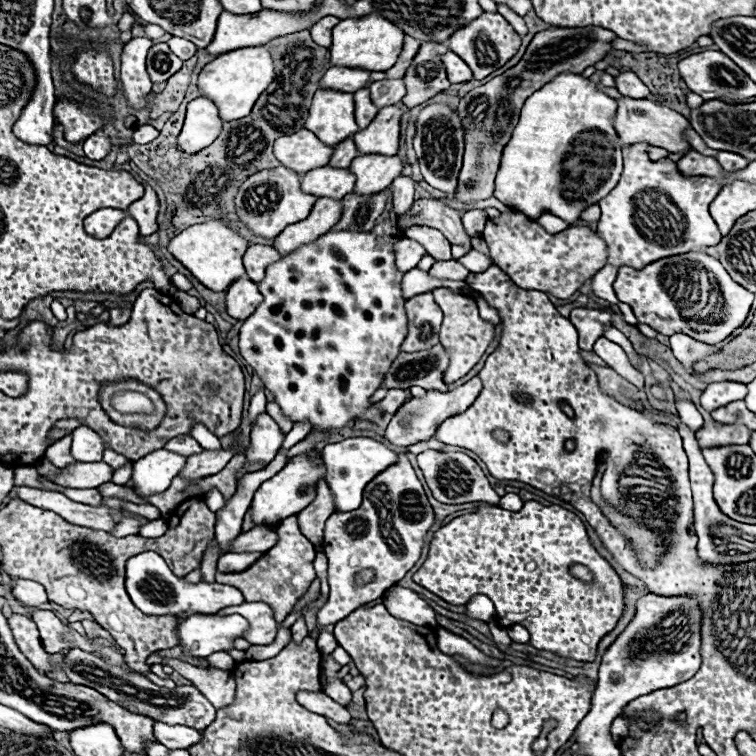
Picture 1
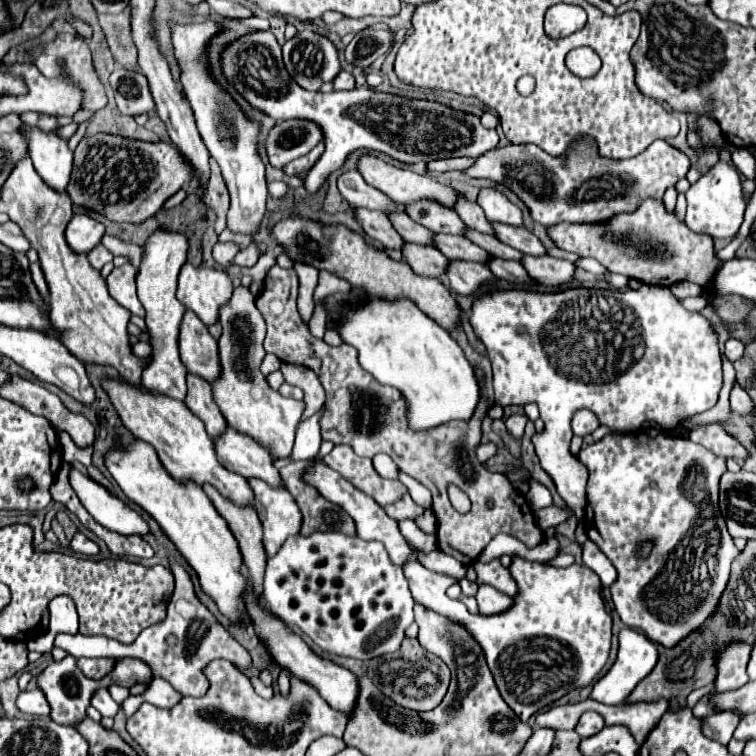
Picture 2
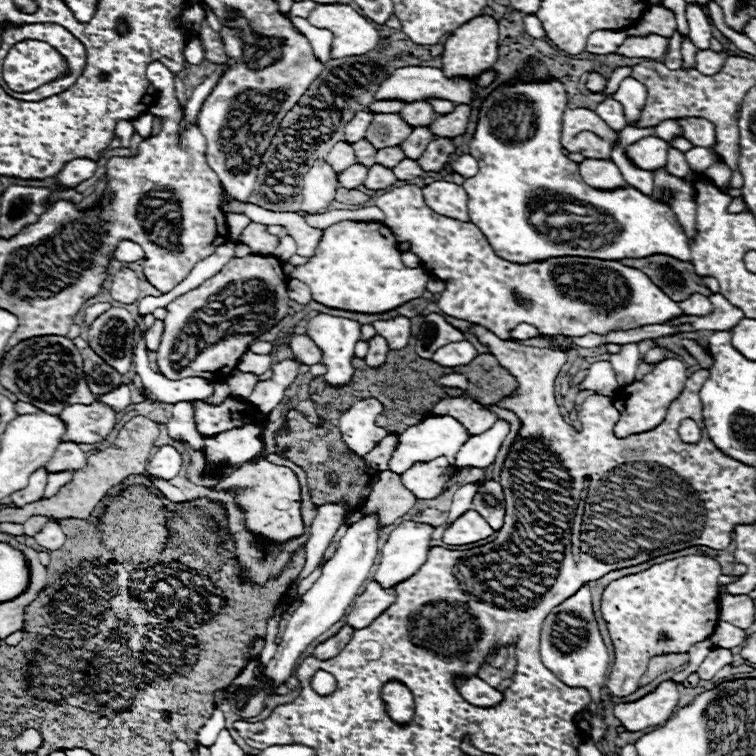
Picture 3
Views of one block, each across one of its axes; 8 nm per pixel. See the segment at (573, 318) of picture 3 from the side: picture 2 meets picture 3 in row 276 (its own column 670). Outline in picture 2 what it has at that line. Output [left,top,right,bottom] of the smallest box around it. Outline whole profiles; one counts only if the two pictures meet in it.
[578,432,740,648]

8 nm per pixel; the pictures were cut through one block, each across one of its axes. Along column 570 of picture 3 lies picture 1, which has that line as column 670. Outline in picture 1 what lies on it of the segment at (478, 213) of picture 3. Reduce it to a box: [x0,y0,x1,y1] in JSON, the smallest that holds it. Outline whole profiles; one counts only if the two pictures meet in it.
[598,142,722,266]

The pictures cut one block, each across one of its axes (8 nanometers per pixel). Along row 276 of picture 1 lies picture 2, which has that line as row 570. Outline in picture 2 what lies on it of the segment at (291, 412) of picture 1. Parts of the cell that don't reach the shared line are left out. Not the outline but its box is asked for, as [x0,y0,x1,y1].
[264,532,414,660]

